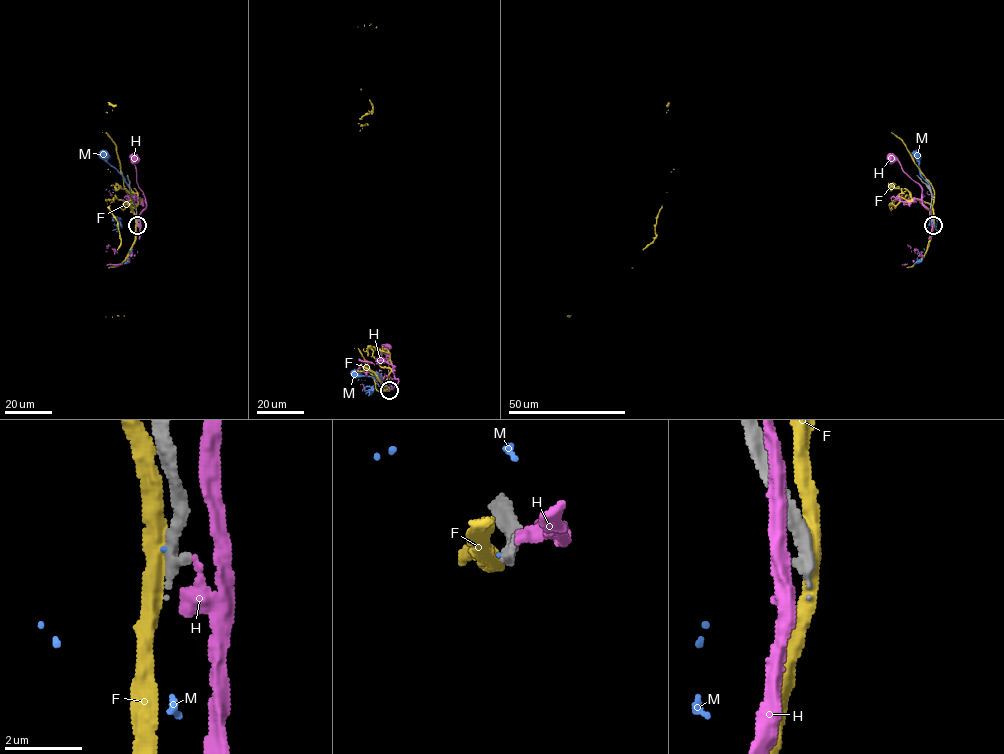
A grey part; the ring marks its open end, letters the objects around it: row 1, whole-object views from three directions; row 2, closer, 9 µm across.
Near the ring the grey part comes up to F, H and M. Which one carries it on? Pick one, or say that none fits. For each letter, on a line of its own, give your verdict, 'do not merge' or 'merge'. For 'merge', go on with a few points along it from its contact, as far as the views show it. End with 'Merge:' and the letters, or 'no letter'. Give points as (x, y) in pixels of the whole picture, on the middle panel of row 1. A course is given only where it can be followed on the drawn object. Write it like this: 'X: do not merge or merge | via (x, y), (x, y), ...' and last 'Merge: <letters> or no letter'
F: do not merge
H: do not merge
M: do not merge
Merge: no letter

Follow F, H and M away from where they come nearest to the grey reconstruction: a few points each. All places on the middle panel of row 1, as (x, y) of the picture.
F: (389, 391), (383, 386), (393, 368), (390, 355), (375, 346), (361, 89), (371, 23)
H: (390, 389), (398, 380), (392, 379), (388, 372), (385, 349)
M: (389, 390), (382, 384), (366, 387), (366, 391), (383, 388), (373, 378), (357, 374)

